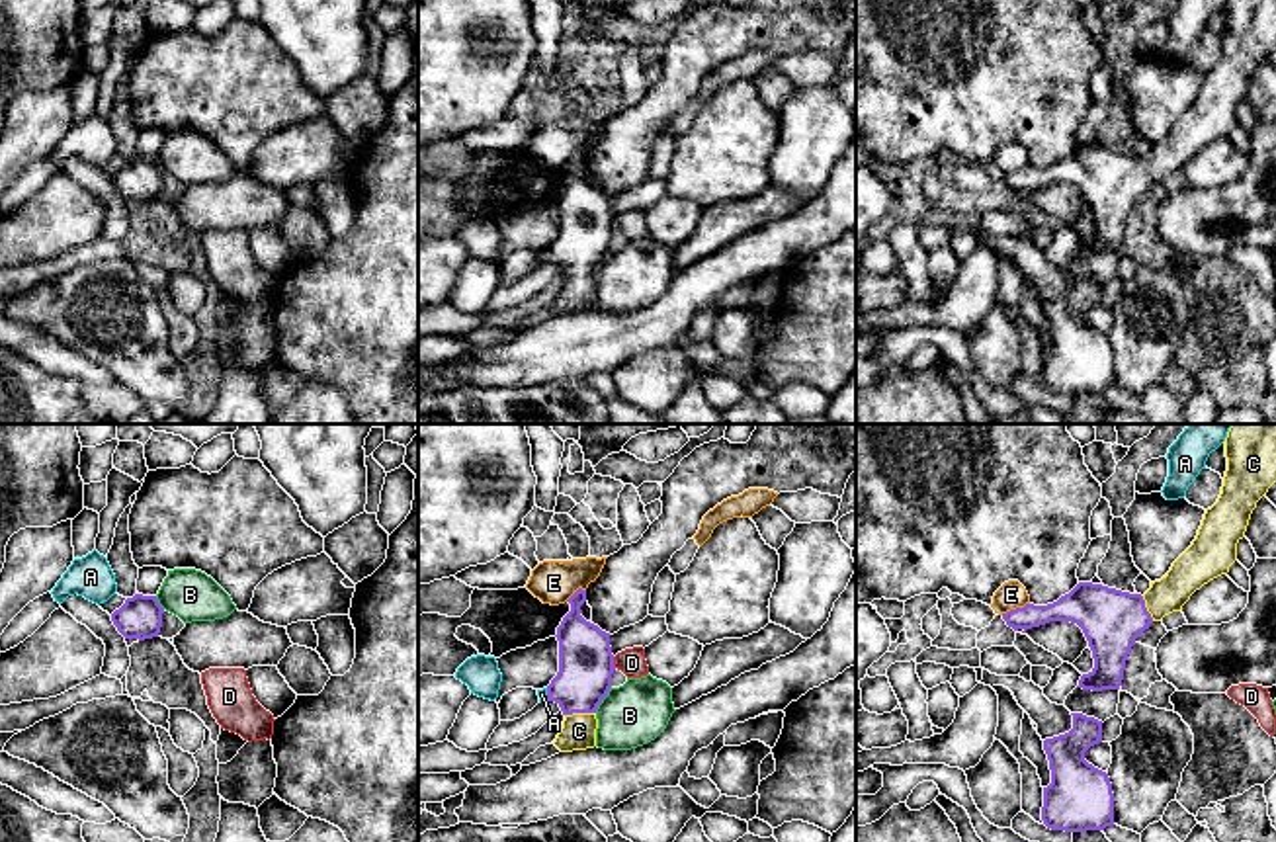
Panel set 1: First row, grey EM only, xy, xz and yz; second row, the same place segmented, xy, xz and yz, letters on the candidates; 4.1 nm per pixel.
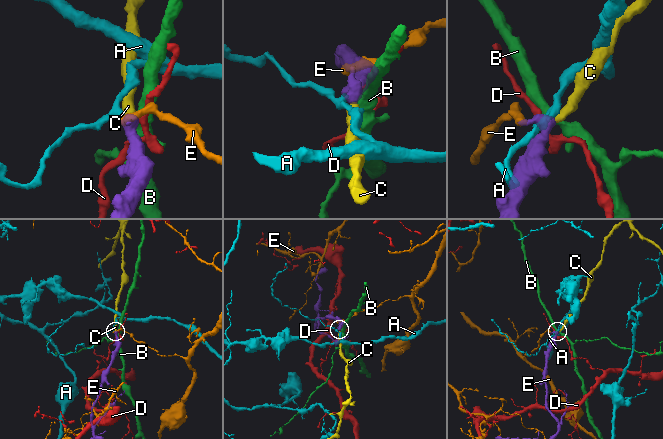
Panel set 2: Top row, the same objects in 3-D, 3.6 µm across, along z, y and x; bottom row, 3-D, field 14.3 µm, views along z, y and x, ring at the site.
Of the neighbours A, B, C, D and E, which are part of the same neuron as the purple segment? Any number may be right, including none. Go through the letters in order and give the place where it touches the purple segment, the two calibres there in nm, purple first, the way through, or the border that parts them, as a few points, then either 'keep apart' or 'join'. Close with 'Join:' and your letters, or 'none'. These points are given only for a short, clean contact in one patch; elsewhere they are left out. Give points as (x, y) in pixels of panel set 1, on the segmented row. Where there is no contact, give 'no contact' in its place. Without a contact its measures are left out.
A: contact xz (548, 694); calibres 220 and 40 nm; border xz (546, 688), (548, 700); keep apart
B: contact xz (602, 698); calibres 220 and 260 nm; border xz (610, 686), (595, 712); keep apart
C: contact xz (579, 712); calibres 220 and 140 nm; way xz (585, 673), (579, 686), (579, 712), (579, 731); join
D: contact xz (612, 663); calibres 220 and 110 nm; border xz (612, 657), (616, 667); keep apart
E: contact yz (1017, 608); calibres 140 and 110 nm; border yz (1028, 602), (1001, 614); keep apart
Join: C

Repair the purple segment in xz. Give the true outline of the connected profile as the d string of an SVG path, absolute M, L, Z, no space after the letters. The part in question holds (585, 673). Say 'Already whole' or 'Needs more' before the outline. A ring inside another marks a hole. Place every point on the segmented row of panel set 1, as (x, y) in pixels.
Needs more. M578 588L569 600L571 611L557 627L559 672L547 686L547 701L555 701L563 715L563 729L555 738L561 752L596 746L596 709L612 688L614 654L610 633L586 621L580 606L586 590Z

